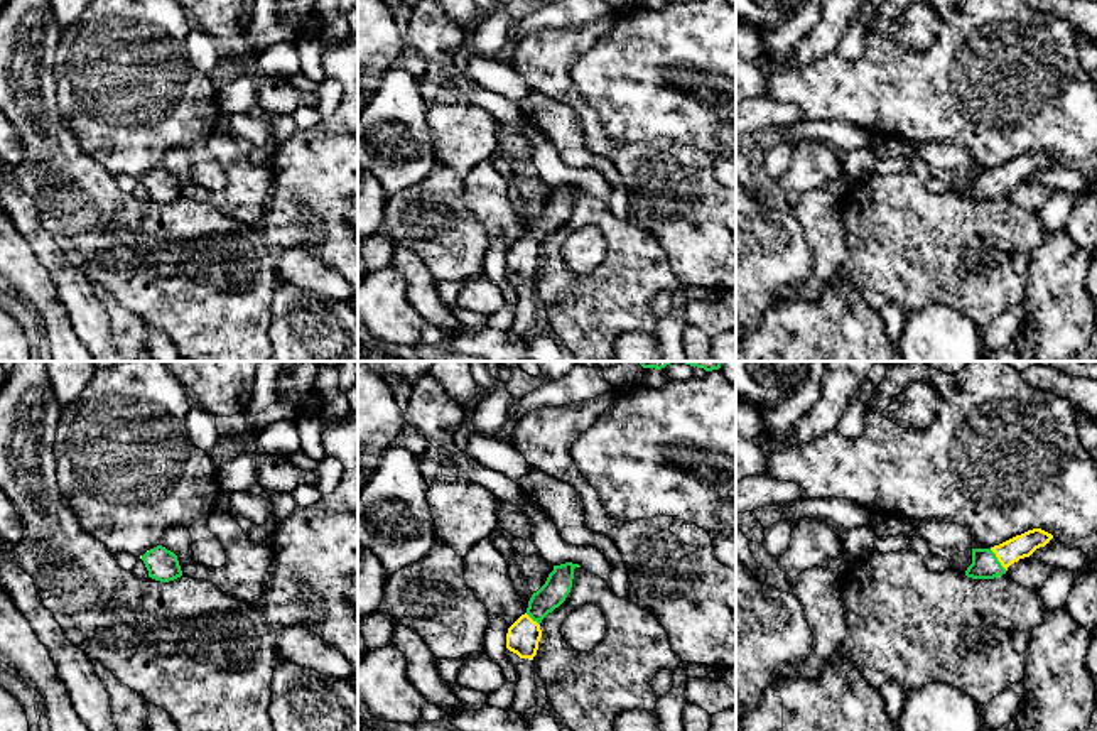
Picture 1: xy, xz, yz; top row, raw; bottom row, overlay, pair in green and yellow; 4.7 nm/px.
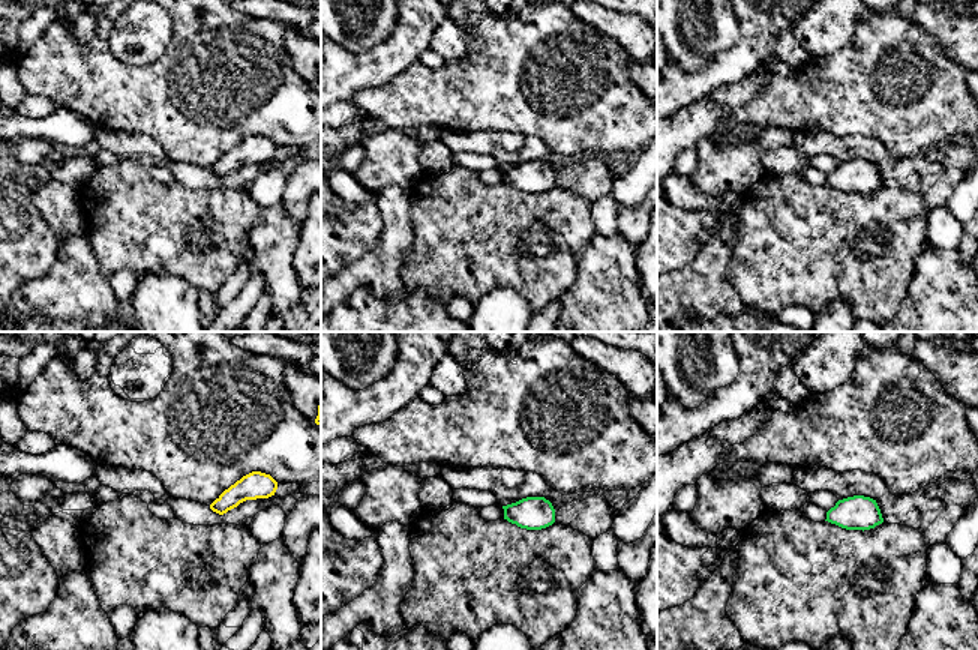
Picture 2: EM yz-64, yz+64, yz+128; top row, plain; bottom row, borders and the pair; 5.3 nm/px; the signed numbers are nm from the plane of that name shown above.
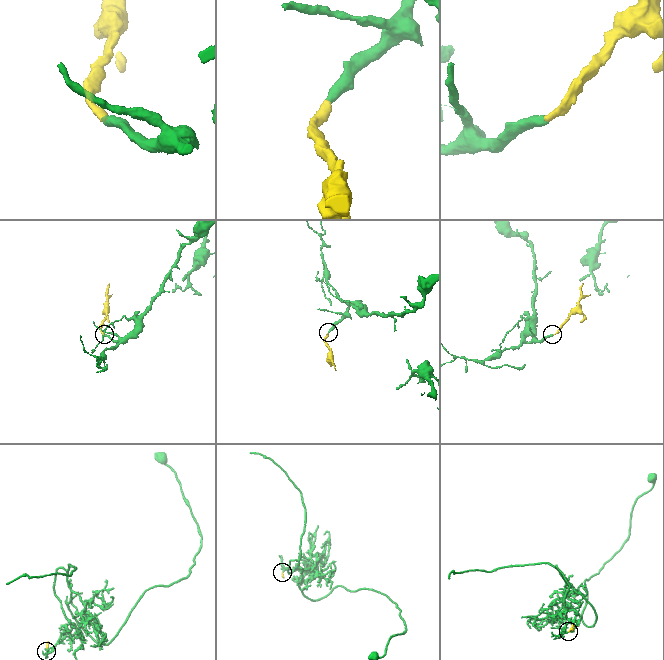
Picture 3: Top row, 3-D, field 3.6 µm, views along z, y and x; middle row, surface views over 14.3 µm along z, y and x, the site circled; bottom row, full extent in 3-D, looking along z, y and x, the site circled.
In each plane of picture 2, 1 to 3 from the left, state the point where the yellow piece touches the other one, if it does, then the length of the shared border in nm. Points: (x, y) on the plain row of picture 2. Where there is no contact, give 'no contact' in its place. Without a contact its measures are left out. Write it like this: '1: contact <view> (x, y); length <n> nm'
1: no contact
2: no contact
3: no contact

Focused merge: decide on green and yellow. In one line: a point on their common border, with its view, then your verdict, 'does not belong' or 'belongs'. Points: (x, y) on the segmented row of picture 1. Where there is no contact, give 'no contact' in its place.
contact yz (996, 559); belongs

